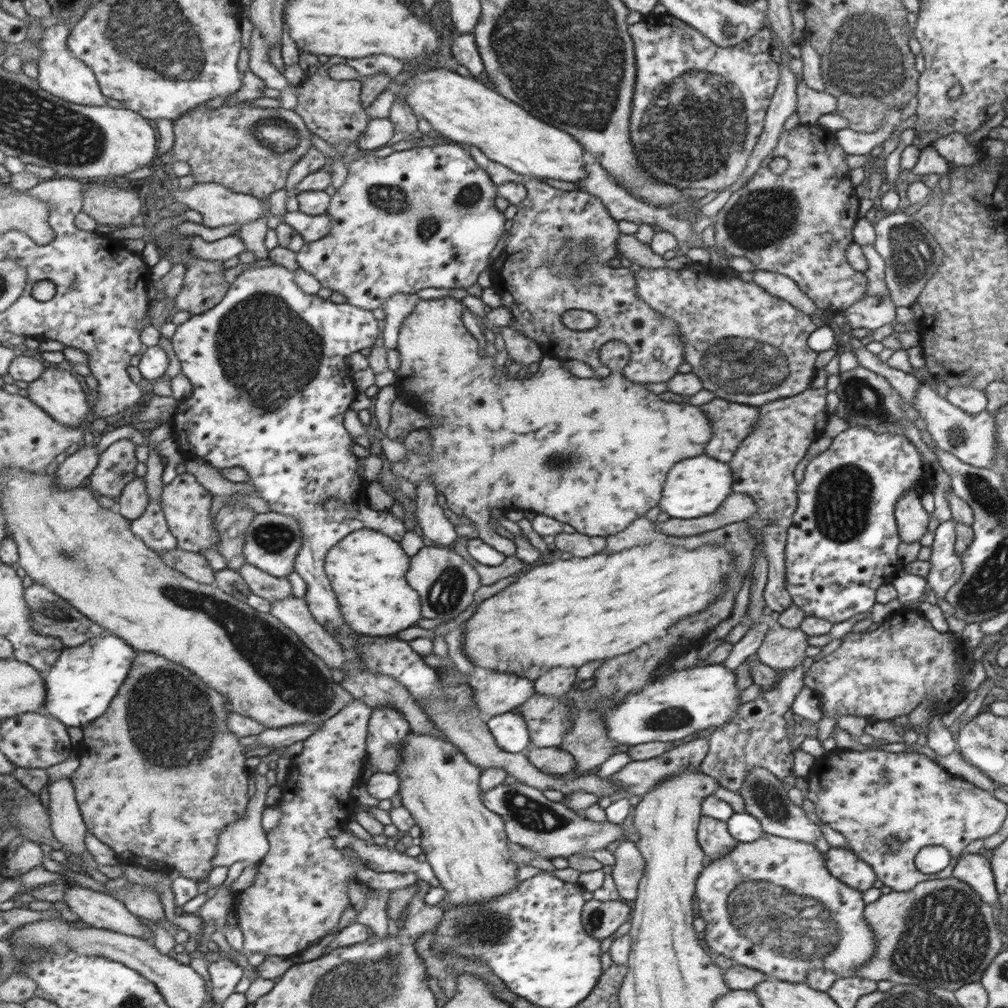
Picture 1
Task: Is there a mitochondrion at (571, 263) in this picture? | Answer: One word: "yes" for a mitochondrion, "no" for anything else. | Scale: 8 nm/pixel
yes

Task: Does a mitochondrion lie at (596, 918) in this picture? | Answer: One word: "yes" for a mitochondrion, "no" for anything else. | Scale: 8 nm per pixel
yes

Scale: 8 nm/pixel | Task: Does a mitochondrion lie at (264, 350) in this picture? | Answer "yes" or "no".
yes

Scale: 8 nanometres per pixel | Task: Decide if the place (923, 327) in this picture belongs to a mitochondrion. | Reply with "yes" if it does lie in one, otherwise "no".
no

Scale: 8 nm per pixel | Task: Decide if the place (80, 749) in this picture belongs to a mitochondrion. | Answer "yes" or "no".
no

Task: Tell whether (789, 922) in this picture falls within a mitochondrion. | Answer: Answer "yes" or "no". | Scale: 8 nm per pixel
yes

